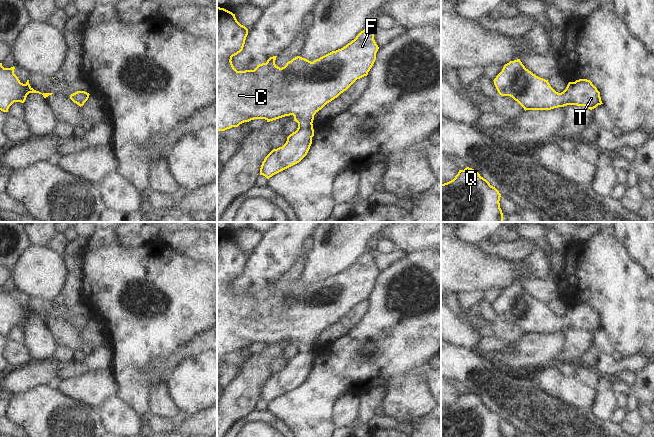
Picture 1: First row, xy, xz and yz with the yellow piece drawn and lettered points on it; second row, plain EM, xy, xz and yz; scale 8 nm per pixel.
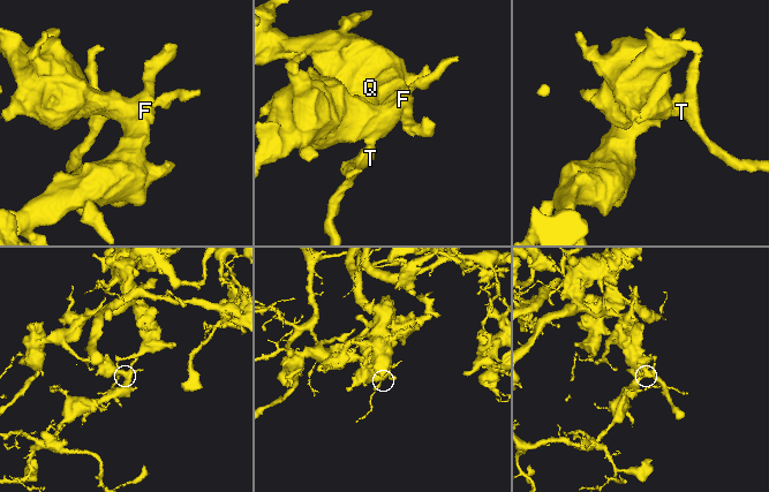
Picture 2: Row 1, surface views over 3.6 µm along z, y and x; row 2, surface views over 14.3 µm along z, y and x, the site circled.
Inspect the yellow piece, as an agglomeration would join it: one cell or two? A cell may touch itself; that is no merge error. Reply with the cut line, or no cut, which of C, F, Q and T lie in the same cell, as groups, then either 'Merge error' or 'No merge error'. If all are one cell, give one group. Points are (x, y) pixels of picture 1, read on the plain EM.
No split. Groups: C F Q T. No merge error

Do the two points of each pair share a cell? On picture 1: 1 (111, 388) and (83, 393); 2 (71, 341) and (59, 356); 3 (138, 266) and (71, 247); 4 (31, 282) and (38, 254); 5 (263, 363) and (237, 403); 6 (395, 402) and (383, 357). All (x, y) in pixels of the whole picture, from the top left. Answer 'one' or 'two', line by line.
1: one
2: two
3: two
4: one
5: one
6: one

